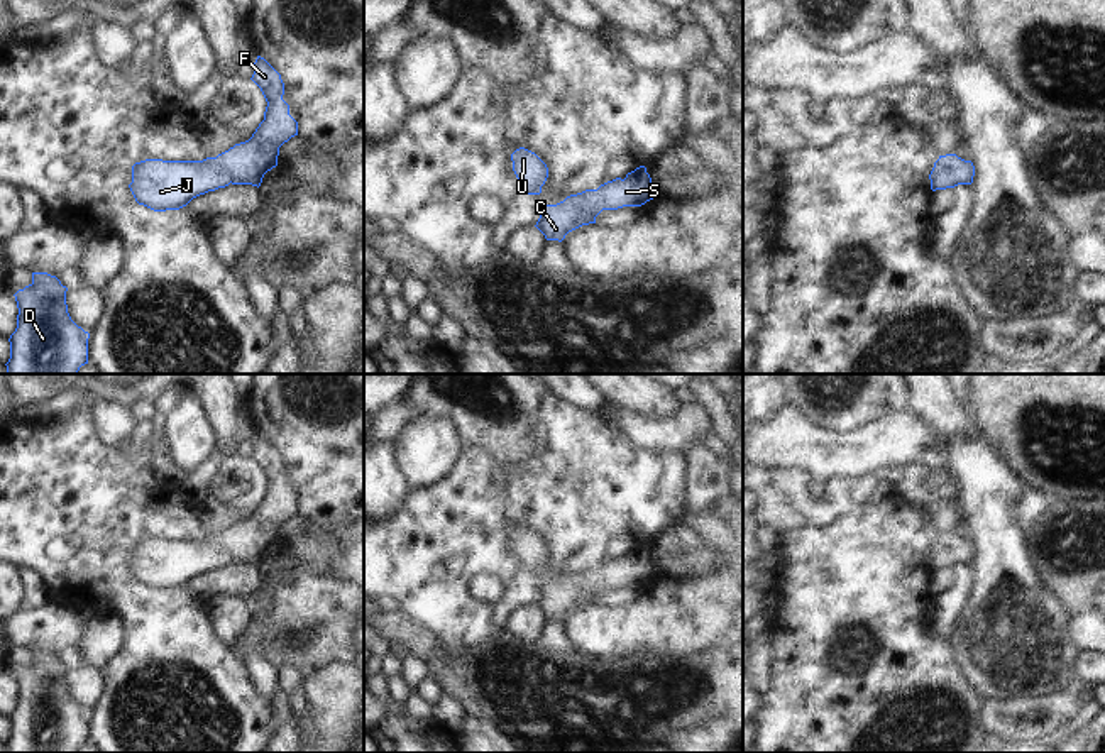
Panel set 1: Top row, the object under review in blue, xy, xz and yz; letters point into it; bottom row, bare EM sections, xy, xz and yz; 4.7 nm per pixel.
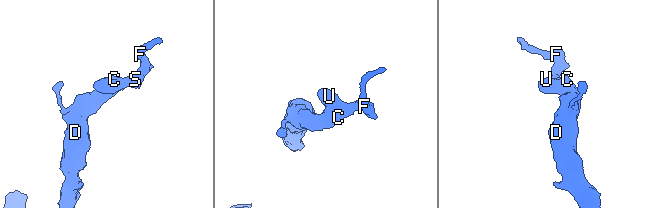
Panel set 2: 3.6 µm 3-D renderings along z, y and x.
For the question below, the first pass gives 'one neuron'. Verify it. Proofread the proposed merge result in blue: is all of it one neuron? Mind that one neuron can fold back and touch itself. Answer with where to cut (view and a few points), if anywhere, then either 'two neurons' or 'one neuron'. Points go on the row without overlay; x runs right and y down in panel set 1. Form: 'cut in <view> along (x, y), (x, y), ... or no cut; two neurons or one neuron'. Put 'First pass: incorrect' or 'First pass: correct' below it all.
no cut; one neuron
First pass: correct

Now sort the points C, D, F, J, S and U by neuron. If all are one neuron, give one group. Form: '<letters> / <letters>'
C D F J S U

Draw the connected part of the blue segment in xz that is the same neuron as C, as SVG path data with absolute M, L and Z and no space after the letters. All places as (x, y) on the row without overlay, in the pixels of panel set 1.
M645 545L628 552L624 558L616 557L597 569L585 569L567 575L557 584L547 584L540 591L536 607L547 619L562 621L565 614L582 604L596 602L602 589L623 585L641 585L657 577L651 557Z

